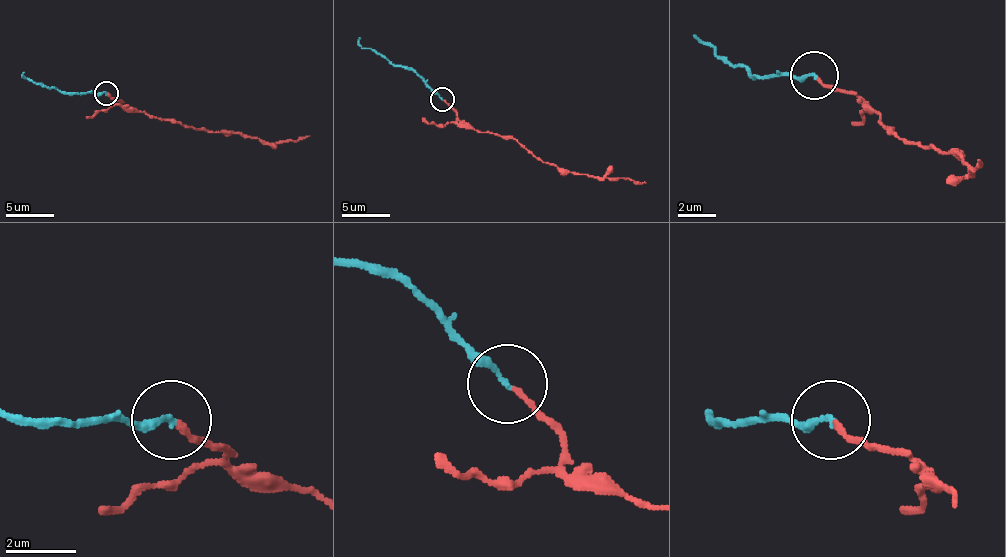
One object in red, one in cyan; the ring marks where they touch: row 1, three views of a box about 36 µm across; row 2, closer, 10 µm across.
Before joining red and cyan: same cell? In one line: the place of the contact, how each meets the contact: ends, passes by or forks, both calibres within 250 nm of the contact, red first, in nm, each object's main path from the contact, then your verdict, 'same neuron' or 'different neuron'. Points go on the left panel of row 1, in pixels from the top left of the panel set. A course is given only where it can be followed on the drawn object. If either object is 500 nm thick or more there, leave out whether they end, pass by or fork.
at (106, 93); red ends there; cyan ends there; 170 nm thick on the red side, 200 nm on the other; red runs (106, 92), (130, 109), (209, 133), (243, 133), (267, 142), (289, 142), (310, 135); cyan runs (106, 92), (58, 92), (27, 80), (25, 73); same neuron

